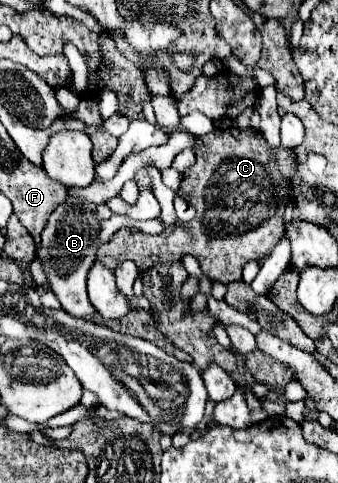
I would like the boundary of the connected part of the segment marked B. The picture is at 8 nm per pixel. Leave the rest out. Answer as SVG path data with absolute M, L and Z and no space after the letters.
M67 199L61 203L53 215L49 217L43 233L41 233L41 243L37 247L37 261L41 263L51 291L59 297L63 309L73 315L73 317L87 317L93 311L93 305L87 299L87 273L95 263L95 253L97 249L111 239L111 235L123 227L129 227L133 219L129 217L113 217L109 221L99 219L97 209L93 203L85 199Z

